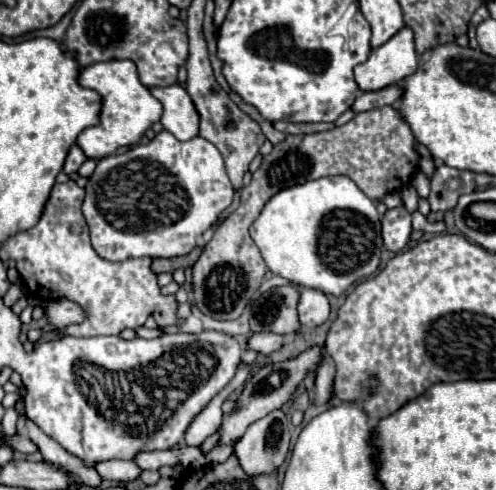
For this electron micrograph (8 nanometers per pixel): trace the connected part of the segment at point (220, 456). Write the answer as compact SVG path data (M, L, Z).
M219 444L219 446L215 446L215 448L205 456L207 462L209 462L209 464L221 464L221 462L225 462L225 460L231 456L233 446L235 446L235 444Z

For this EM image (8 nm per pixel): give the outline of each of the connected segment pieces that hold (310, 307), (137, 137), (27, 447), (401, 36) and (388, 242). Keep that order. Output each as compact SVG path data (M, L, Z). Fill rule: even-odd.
M299 286L299 304L297 304L297 314L299 314L299 324L301 328L315 328L323 324L329 318L329 300L323 292L313 290L313 288L303 288Z
M111 60L111 62L91 64L79 74L79 84L99 92L103 98L101 124L83 130L77 138L77 144L83 148L87 158L101 160L105 156L111 156L121 146L139 144L143 134L161 118L163 112L161 102L151 96L147 86L141 84L137 68L131 60Z
M13 436L13 438L3 438L3 444L7 444L7 446L11 446L13 450L17 450L17 452L23 452L23 454L33 454L33 452L37 452L37 448L33 450L33 442L29 440L29 438L19 438L19 436Z
M403 26L391 40L375 48L371 56L355 68L355 80L361 90L379 90L401 82L417 68L417 52L411 28Z
M405 206L387 210L381 224L383 224L385 246L393 252L403 250L411 236L411 214L405 210Z

